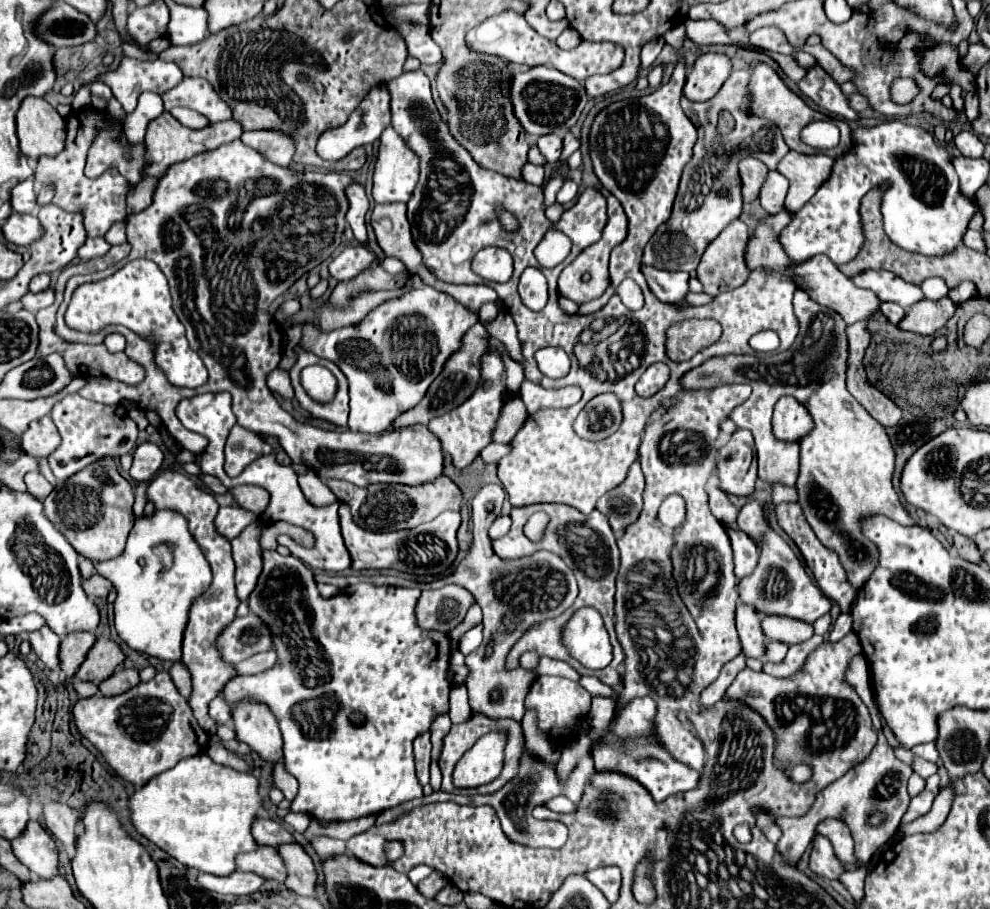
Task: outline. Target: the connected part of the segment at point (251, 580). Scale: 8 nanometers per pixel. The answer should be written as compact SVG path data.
M253 523L245 527L233 541L231 541L231 553L235 561L235 587L237 597L245 601L249 597L249 591L253 591L257 583L257 575L261 573L261 547L259 547L259 533L261 523Z

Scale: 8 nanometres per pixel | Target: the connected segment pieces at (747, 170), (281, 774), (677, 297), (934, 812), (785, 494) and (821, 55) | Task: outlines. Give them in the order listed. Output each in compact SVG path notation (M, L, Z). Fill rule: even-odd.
M745 157L739 161L739 175L741 175L741 195L743 195L743 203L751 203L755 201L755 197L759 195L759 189L765 181L767 175L767 167L753 157Z
M279 763L275 765L275 771L273 771L273 773L275 773L273 785L283 791L283 795L285 795L287 801L293 801L295 795L297 795L297 779L295 779L293 775L289 775L287 771L283 771Z
M641 265L641 273L645 275L649 289L659 301L665 301L665 303L683 301L683 297L689 291L687 287L689 273L669 273L649 265Z
M943 789L939 791L931 811L927 815L923 815L921 819L915 819L911 823L905 823L901 827L903 835L915 835L915 833L931 833L935 831L937 827L941 827L941 823L947 819L947 813L949 813L949 807L951 807L951 801L953 801L953 791L951 789Z
M773 485L773 501L775 505L783 501L797 501L797 491L795 487L783 487L783 485Z
M803 45L801 47L805 53L811 53L815 57L815 61L833 77L837 79L837 83L845 83L845 81L851 81L853 79L853 71L849 71L847 67L843 67L837 57L833 53L829 53L823 45Z

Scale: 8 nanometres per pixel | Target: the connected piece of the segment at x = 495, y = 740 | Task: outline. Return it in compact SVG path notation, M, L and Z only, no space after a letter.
M505 733L483 735L453 769L455 787L479 787L493 781L503 767Z

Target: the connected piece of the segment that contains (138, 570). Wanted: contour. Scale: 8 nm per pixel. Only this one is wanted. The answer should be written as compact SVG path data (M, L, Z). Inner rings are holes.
M169 509L155 511L153 517L141 517L135 521L125 551L109 561L95 561L95 571L107 577L115 589L115 629L119 637L135 651L161 661L183 663L181 639L185 631L187 611L197 595L211 583L211 569L201 549L189 535L183 515ZM157 545L167 545L173 555L173 565L163 567L155 555Z

